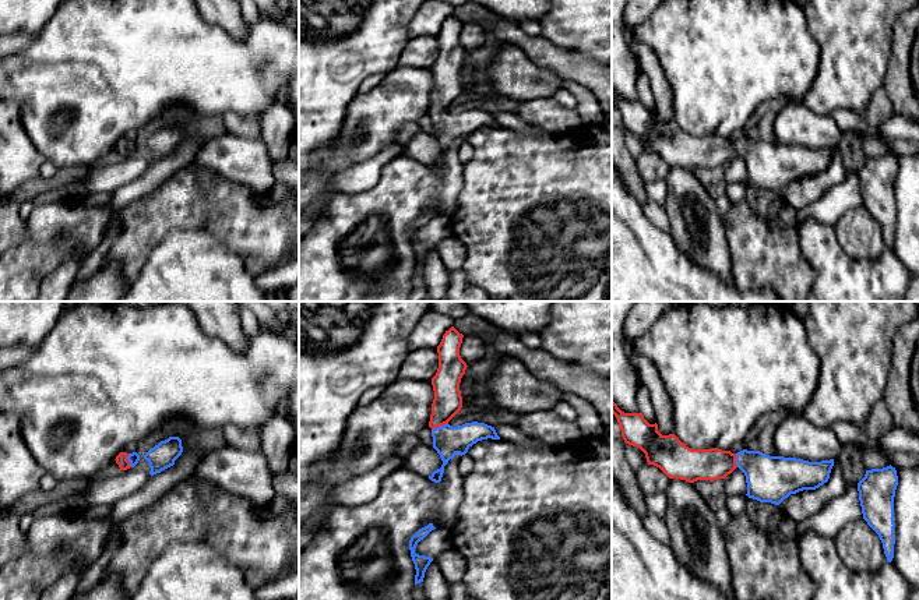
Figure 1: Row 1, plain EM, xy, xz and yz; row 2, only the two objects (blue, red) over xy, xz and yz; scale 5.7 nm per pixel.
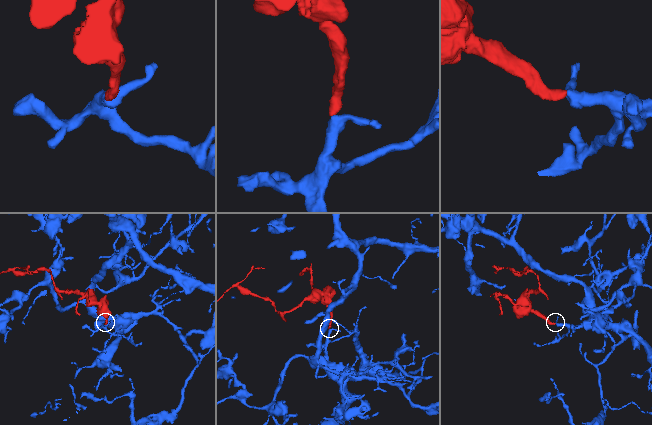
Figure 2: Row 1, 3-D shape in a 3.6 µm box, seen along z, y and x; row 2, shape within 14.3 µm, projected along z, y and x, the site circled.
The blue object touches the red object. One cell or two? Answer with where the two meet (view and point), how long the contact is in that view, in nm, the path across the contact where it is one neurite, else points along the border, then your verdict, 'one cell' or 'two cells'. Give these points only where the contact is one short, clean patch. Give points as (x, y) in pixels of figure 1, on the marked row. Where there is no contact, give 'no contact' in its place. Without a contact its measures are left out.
xz (439, 427) | 100 nm | across xz (447, 440), (439, 427), (439, 417), (447, 402) | one cell

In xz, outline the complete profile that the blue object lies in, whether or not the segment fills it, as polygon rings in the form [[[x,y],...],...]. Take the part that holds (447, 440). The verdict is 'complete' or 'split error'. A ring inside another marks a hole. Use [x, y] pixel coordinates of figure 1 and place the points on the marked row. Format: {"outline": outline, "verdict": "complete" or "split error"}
{"outline": [[[451,327],[437,346],[439,368],[432,378],[434,399],[429,427],[433,448],[440,455],[443,465],[429,476],[434,483],[441,481],[444,466],[457,453],[465,455],[473,444],[482,440],[500,440],[494,427],[485,423],[472,421],[457,427],[448,424],[462,407],[460,382],[468,367],[460,356],[462,338],[464,335]]], "verdict": "split error"}

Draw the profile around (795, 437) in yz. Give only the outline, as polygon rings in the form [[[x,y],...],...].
[[[788,414],[777,426],[774,448],[777,456],[821,462],[838,459],[844,445],[832,430],[814,426],[802,414]]]

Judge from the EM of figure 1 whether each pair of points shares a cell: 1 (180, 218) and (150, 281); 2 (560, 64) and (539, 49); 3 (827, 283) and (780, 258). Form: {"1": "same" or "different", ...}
{"1": "different", "2": "same", "3": "different"}

